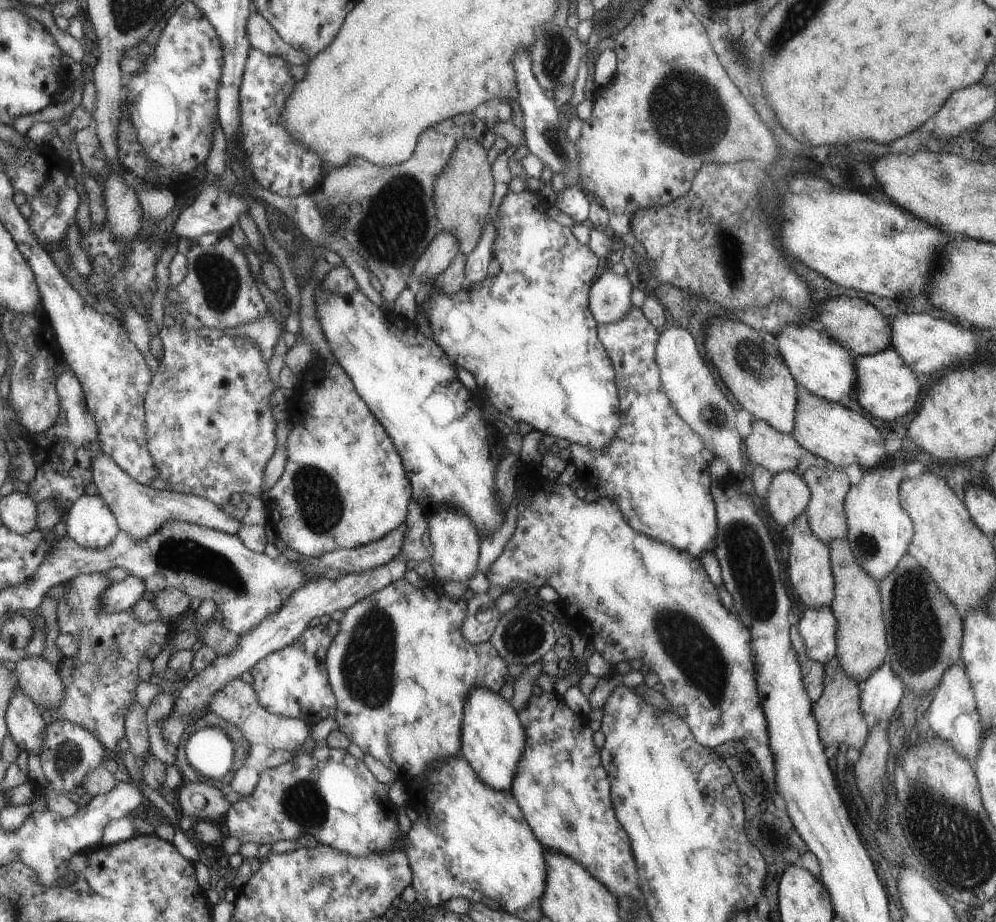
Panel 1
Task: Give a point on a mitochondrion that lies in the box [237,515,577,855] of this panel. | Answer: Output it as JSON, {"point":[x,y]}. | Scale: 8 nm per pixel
{"point":[366,664]}

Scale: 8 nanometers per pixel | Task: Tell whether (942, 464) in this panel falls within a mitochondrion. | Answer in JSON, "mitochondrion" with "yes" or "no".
{"mitochondrion":"no"}

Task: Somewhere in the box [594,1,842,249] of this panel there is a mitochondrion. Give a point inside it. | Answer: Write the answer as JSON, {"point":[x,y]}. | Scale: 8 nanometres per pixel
{"point":[686,110]}

